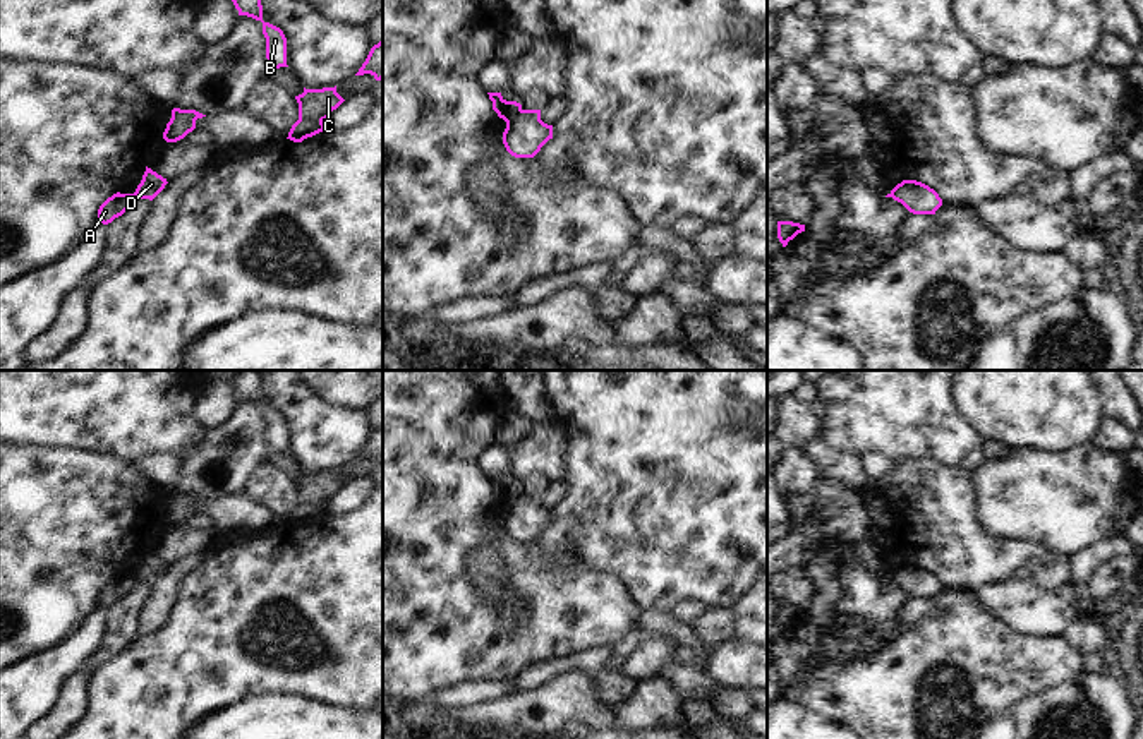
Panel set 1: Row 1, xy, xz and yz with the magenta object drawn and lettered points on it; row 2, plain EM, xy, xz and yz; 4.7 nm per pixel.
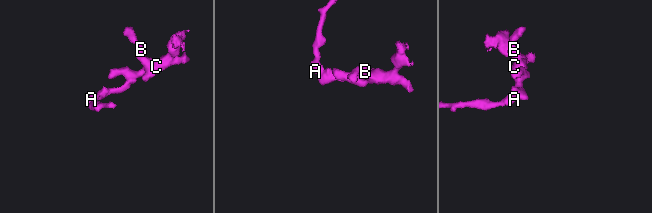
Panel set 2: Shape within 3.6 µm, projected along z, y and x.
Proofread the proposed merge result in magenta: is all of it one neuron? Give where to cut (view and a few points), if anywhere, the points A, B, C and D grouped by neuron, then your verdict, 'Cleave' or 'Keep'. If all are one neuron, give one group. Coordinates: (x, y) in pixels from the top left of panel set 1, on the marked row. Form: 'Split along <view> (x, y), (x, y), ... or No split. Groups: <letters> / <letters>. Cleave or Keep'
Split along xz (522, 110), (507, 124). Groups: A / B C D. Cleave.

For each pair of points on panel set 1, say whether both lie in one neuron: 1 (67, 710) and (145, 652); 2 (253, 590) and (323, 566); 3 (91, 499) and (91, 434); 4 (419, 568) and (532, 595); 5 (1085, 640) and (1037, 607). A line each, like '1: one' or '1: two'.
1: two
2: one
3: two
4: one
5: two

